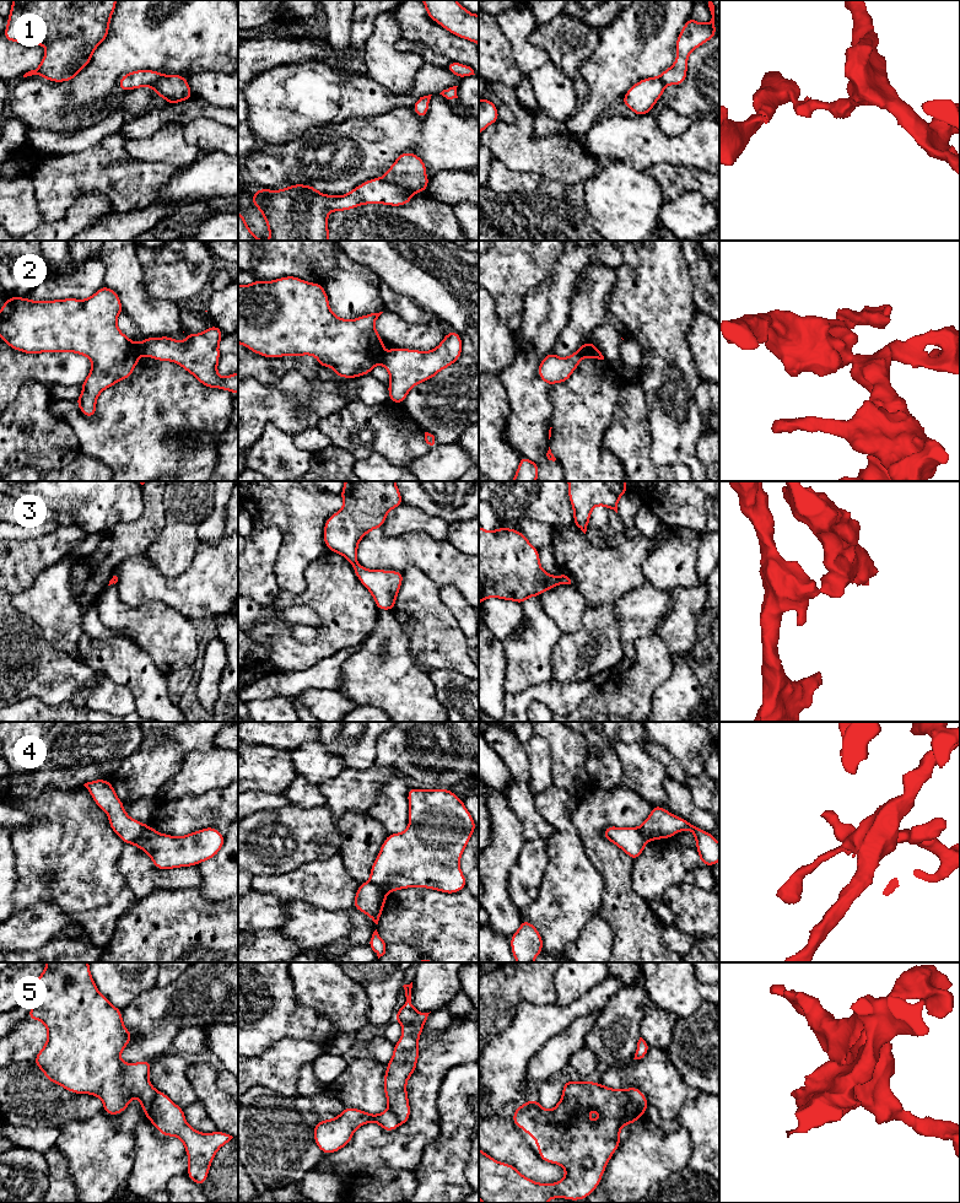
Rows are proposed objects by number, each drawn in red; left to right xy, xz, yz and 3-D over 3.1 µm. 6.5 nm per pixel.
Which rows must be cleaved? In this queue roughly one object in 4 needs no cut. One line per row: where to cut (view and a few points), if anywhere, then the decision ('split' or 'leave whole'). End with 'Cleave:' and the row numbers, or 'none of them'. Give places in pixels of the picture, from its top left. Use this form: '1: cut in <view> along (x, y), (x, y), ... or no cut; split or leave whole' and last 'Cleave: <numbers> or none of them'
1: cut in xz along (381, 178), (411, 192); split
2: cut in xy along (139, 345), (143, 354); split
3: cut in yz along (557, 578), (560, 583); split
4: cut in xy along (149, 826), (130, 842); split
5: cut in yz along (624, 1090), (642, 1114); split
Cleave: 1, 2, 3, 4, 5

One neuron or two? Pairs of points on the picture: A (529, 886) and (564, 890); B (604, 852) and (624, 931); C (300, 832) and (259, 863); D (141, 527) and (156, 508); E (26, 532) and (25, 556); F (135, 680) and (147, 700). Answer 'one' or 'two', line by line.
A: two
B: one
C: one
D: one
E: two
F: one

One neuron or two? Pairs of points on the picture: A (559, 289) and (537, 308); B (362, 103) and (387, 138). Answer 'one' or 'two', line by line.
A: one
B: two

